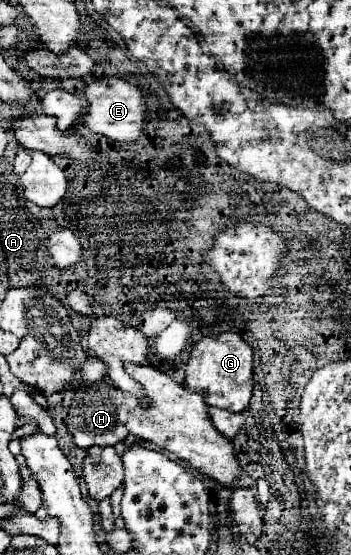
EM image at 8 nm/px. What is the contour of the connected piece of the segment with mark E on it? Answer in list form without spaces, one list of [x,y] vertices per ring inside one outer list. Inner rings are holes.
[[[108,77],[96,83],[88,83],[84,93],[88,99],[84,123],[90,127],[90,131],[104,135],[112,141],[136,141],[144,133],[148,125],[148,111],[144,95],[136,85],[116,77]]]

